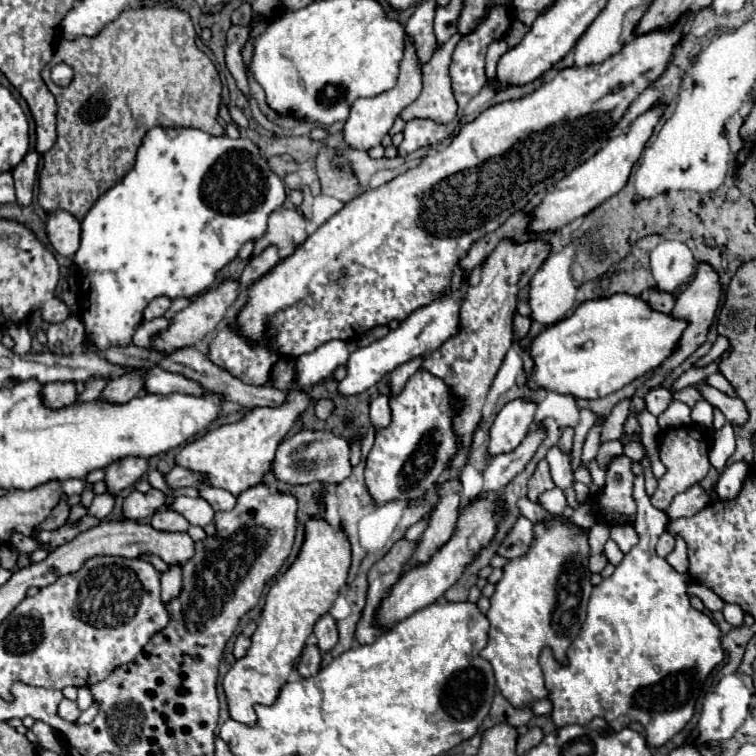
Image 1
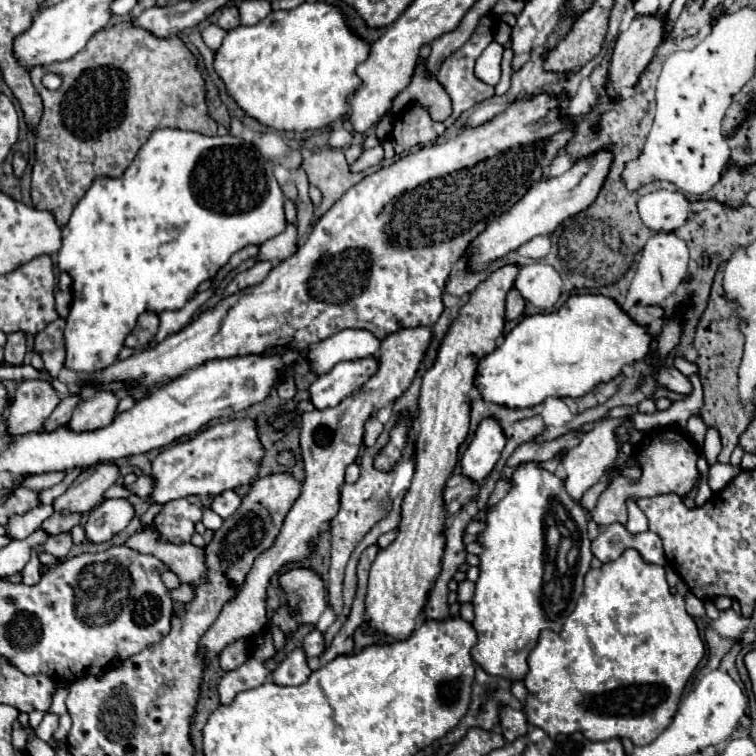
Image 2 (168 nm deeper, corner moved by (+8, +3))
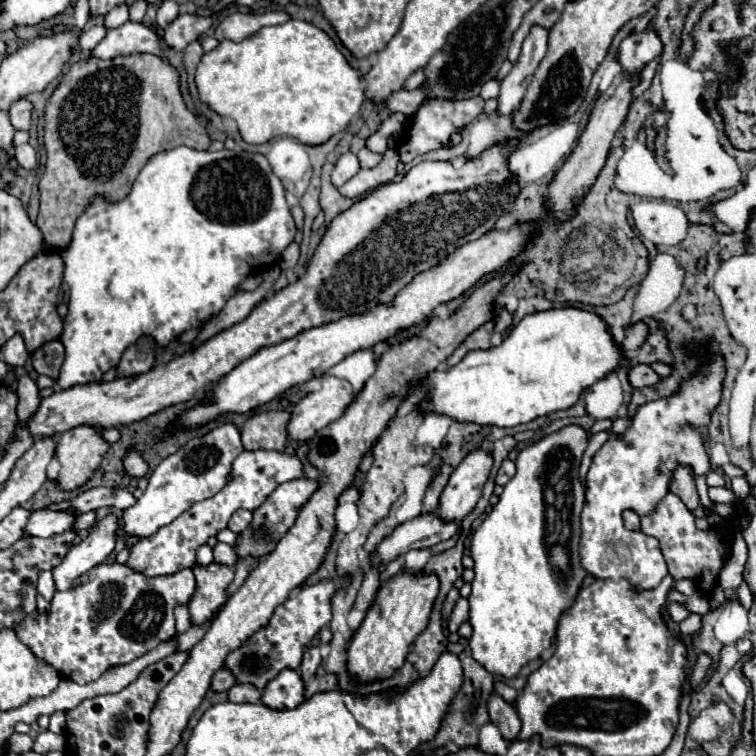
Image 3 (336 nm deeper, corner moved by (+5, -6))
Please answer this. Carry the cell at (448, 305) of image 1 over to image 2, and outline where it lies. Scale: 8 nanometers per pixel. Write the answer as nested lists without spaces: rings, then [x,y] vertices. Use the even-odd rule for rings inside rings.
[[[375,356],[335,364],[327,374],[317,376],[317,380],[311,384],[309,394],[313,406],[317,410],[337,406],[343,398],[347,398],[361,384],[365,384],[377,372],[377,368],[379,360]]]

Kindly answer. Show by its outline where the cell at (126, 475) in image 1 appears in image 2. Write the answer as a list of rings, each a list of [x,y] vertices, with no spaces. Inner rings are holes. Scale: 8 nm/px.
[[[103,462],[93,468],[83,470],[83,474],[71,484],[71,488],[59,496],[53,506],[65,514],[69,512],[89,512],[103,502],[103,494],[119,478],[119,466],[113,462]]]

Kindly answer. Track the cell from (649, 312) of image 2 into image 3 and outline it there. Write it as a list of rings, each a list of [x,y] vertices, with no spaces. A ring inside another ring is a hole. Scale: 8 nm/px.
[[[640,321],[640,323],[634,323],[634,325],[630,325],[630,327],[626,327],[626,337],[624,337],[620,349],[622,349],[624,353],[636,351],[636,349],[644,343],[646,335],[648,335],[648,329],[646,329],[646,325],[644,325],[642,321]]]

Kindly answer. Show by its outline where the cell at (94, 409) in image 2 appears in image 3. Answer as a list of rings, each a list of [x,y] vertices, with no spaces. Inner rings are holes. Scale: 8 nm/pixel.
[[[82,425],[62,433],[56,441],[54,453],[62,465],[56,477],[58,487],[62,491],[76,491],[82,487],[88,479],[94,477],[106,451],[108,443],[100,437],[98,429]]]

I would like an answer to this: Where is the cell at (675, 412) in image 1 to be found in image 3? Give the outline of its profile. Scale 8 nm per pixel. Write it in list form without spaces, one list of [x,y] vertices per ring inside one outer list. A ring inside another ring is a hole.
[[[702,347],[700,351],[692,351],[690,357],[698,359],[696,373],[690,375],[688,379],[684,379],[674,395],[640,405],[632,417],[630,427],[622,435],[610,437],[600,447],[600,451],[592,457],[592,465],[586,475],[586,503],[584,503],[584,509],[580,515],[580,519],[582,519],[580,565],[586,573],[594,575],[596,579],[624,577],[630,581],[630,585],[636,591],[644,591],[644,589],[656,589],[660,585],[660,581],[668,575],[668,567],[662,557],[658,541],[654,537],[644,535],[642,531],[628,531],[622,521],[622,511],[631,509],[640,517],[654,513],[656,505],[666,497],[668,485],[670,485],[674,469],[678,465],[688,465],[694,473],[694,477],[708,475],[712,471],[712,463],[710,463],[704,443],[708,441],[710,415],[714,413],[714,409],[722,397],[722,381],[726,377],[726,367],[724,367],[724,357],[720,353],[710,353],[708,347]]]

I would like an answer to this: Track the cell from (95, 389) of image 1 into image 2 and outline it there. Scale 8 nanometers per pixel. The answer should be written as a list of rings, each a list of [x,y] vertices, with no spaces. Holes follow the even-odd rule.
[[[69,394],[67,398],[63,398],[59,402],[59,406],[53,410],[53,414],[49,416],[49,420],[45,422],[45,430],[53,430],[61,424],[67,424],[71,420],[71,414],[73,414],[73,408],[81,402],[81,396],[79,394]]]

